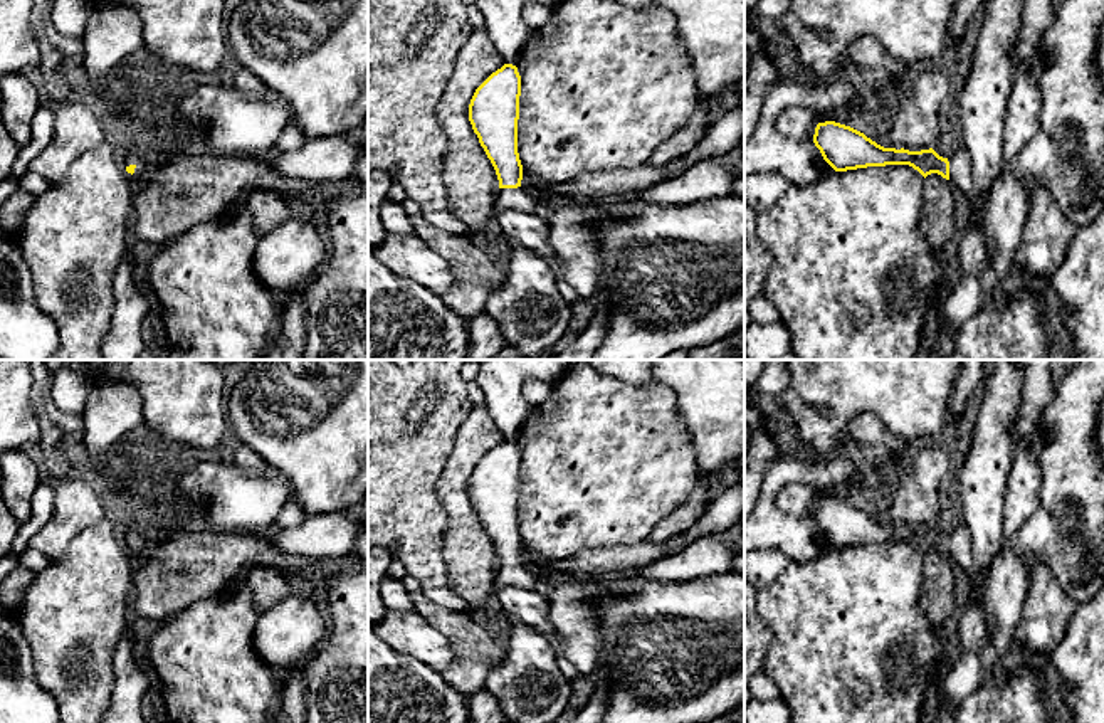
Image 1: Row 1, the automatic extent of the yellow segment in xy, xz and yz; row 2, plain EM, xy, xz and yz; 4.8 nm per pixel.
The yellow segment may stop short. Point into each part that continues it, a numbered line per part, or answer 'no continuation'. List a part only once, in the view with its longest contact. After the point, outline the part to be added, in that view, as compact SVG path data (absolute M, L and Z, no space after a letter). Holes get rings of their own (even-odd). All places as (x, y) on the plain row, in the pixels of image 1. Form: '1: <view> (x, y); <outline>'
1: xy (140, 548); M129 530L124 536L123 536L123 541L124 545L129 543L129 541L134 541L134 550L128 550L129 551L129 557L131 560L139 560L146 550L148 550L148 543L146 543L146 538L143 533L138 533L138 531L133 531Z

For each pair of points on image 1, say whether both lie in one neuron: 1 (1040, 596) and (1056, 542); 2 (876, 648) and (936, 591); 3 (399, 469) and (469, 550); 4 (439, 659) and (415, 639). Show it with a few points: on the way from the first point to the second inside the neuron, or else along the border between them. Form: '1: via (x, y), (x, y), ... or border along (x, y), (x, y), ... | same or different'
1: border along (1032, 565), (1037, 562), (1044, 564), (1074, 599) | different
2: border along (923, 567), (920, 609), (935, 629) | different
3: border along (436, 486), (436, 496), (446, 513), (446, 565) | different
4: via (434, 654), (420, 641) | same

